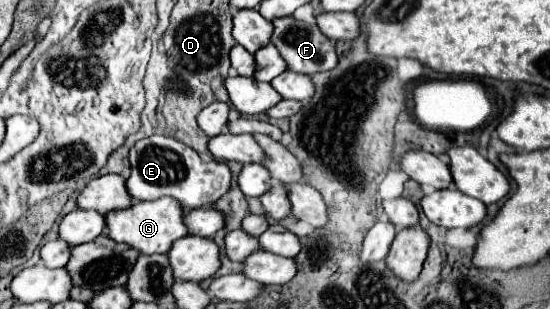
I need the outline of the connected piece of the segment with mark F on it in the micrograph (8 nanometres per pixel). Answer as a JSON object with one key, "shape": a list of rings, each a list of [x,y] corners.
{"shape":[[[293,16],[287,18],[277,18],[273,22],[275,32],[271,42],[277,46],[277,50],[281,52],[283,60],[287,62],[289,70],[293,72],[301,72],[301,74],[315,74],[315,72],[325,72],[325,70],[333,70],[339,62],[337,52],[333,42],[319,30],[317,24],[307,24],[301,20],[295,20]]]}

